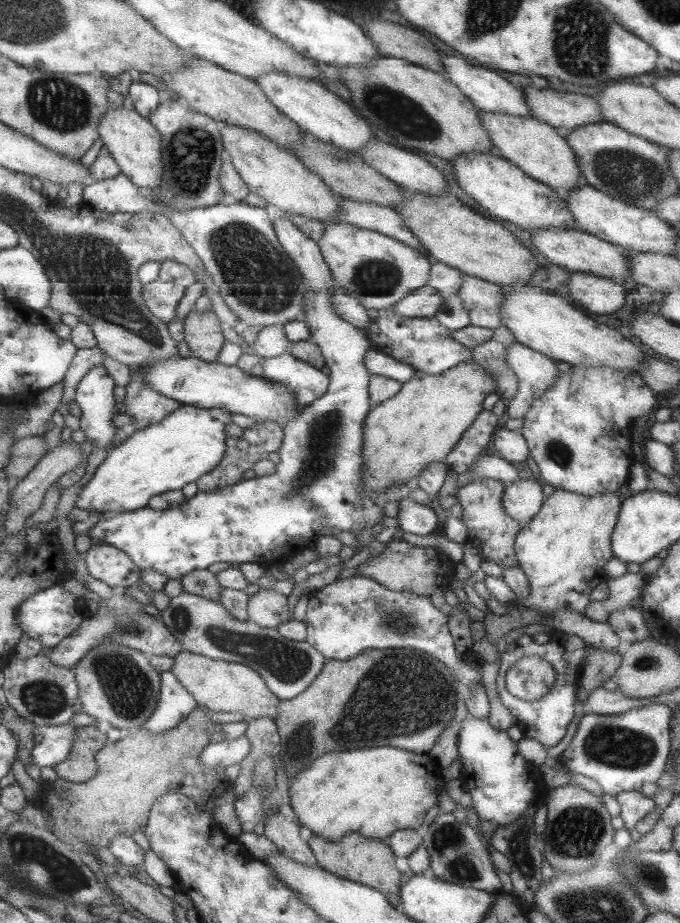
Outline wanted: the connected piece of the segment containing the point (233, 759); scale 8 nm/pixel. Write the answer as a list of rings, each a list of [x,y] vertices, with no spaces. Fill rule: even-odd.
[[[244,734],[234,740],[208,744],[200,752],[200,761],[208,767],[222,767],[226,770],[230,765],[242,762],[250,750],[252,743]]]

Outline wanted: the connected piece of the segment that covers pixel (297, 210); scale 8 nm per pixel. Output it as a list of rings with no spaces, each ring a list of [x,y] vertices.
[[[226,125],[221,137],[242,181],[252,193],[266,199],[267,204],[278,206],[285,214],[306,216],[324,224],[340,221],[339,198],[328,189],[318,174],[304,166],[293,151],[283,149],[262,133],[246,127]]]

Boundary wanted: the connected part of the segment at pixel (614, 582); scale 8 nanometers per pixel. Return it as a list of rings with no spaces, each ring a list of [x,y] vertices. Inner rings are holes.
[[[642,571],[636,573],[626,572],[620,578],[608,579],[608,598],[604,605],[609,611],[632,606],[632,602],[639,600],[648,576]]]

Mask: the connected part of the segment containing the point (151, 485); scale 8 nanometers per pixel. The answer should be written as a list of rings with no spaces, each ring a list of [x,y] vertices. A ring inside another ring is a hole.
[[[180,405],[178,409],[166,415],[160,422],[154,422],[135,431],[120,445],[108,450],[104,462],[98,466],[91,480],[89,480],[78,498],[76,507],[85,511],[102,511],[103,514],[116,514],[124,511],[148,507],[153,496],[180,490],[205,475],[210,469],[216,468],[226,452],[226,431],[224,428],[232,422],[232,413],[226,409],[203,409],[197,406]]]

